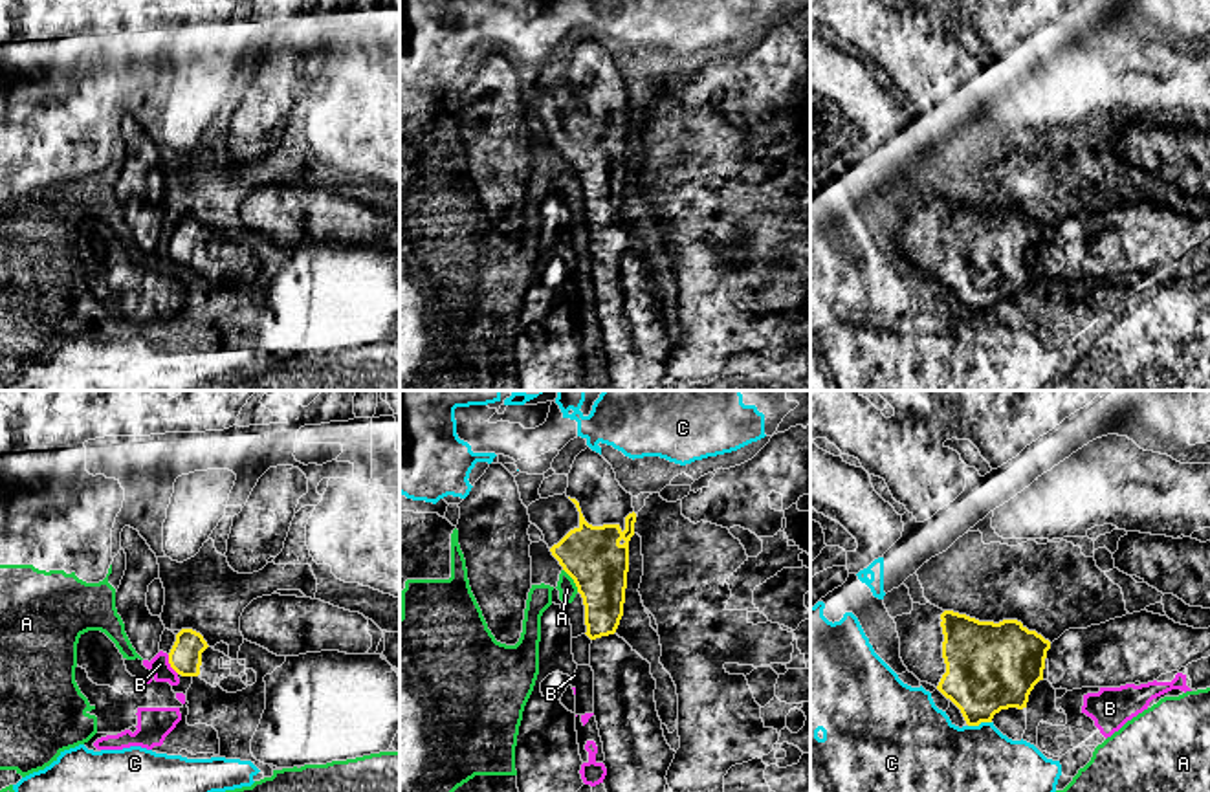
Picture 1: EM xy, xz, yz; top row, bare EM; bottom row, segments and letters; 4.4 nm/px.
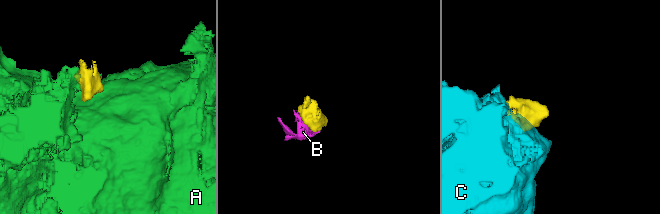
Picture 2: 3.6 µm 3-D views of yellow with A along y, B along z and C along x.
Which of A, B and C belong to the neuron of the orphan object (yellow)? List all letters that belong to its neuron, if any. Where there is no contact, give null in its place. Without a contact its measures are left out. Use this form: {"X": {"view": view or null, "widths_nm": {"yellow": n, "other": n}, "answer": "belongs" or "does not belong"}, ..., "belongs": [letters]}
{"A": {"view": "xz", "widths_nm": {"yellow": 260, "other": 80}, "answer": "does not belong"}, "B": {"view": "xy", "widths_nm": {"yellow": 140, "other": 80}, "answer": "does not belong"}, "C": {"view": "yz", "widths_nm": {"yellow": 380, "other": 480}, "answer": "does not belong"}, "belongs": []}

